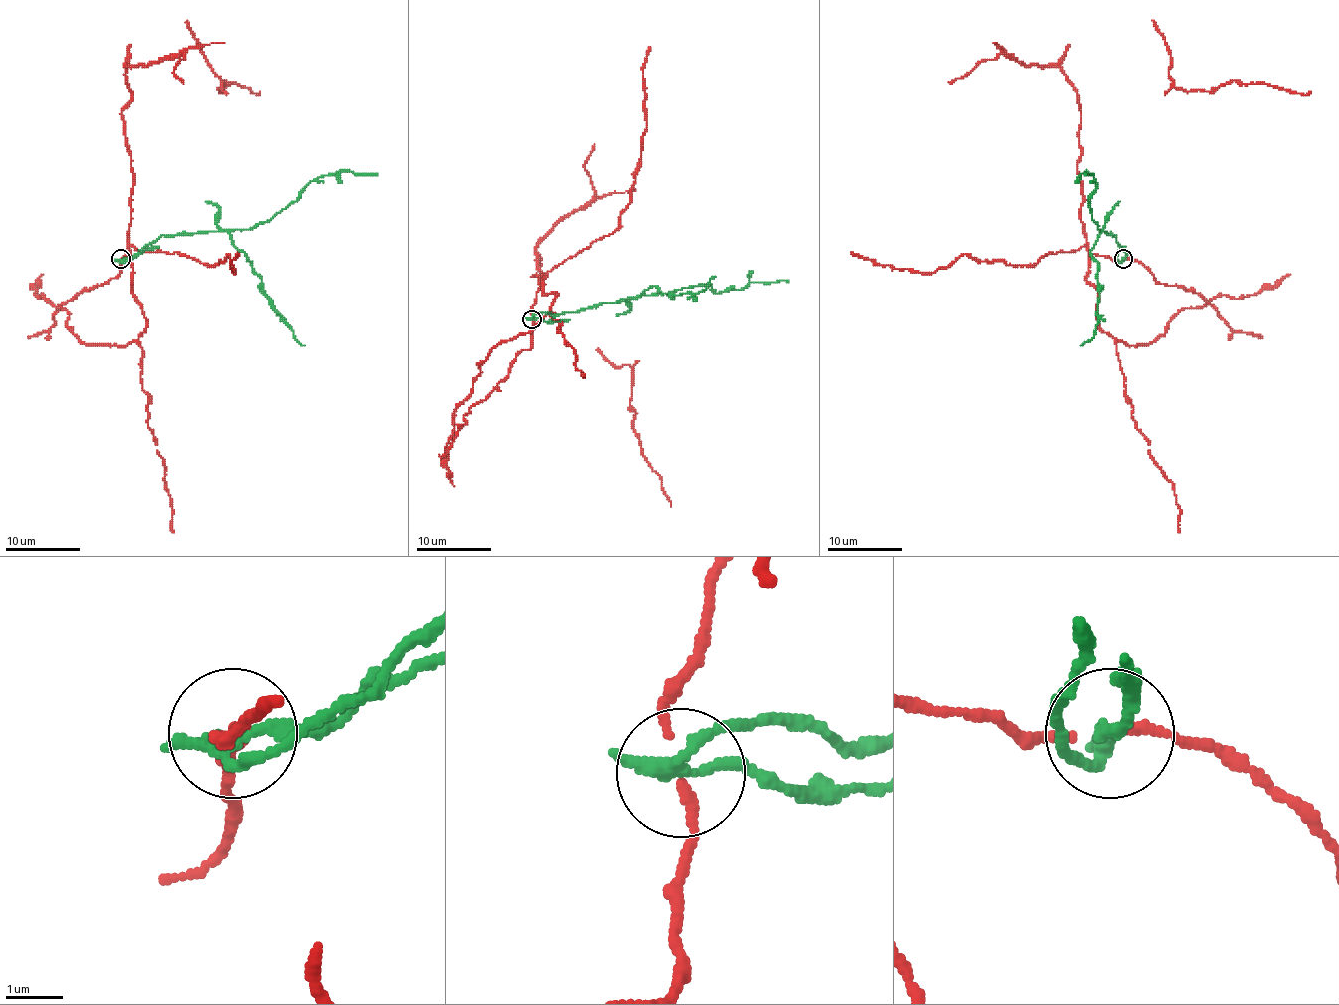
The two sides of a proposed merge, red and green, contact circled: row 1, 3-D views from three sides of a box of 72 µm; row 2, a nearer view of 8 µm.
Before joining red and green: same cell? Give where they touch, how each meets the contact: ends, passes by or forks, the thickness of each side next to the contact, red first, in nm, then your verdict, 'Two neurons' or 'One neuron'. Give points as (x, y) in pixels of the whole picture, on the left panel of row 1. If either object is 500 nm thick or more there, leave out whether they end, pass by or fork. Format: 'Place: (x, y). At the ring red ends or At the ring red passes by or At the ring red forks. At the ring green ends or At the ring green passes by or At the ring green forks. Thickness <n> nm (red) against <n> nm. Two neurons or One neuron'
Place: (121, 259). At the ring red passes by. At the ring green passes by. Thickness 130 nm (red) against 240 nm. Two neurons

